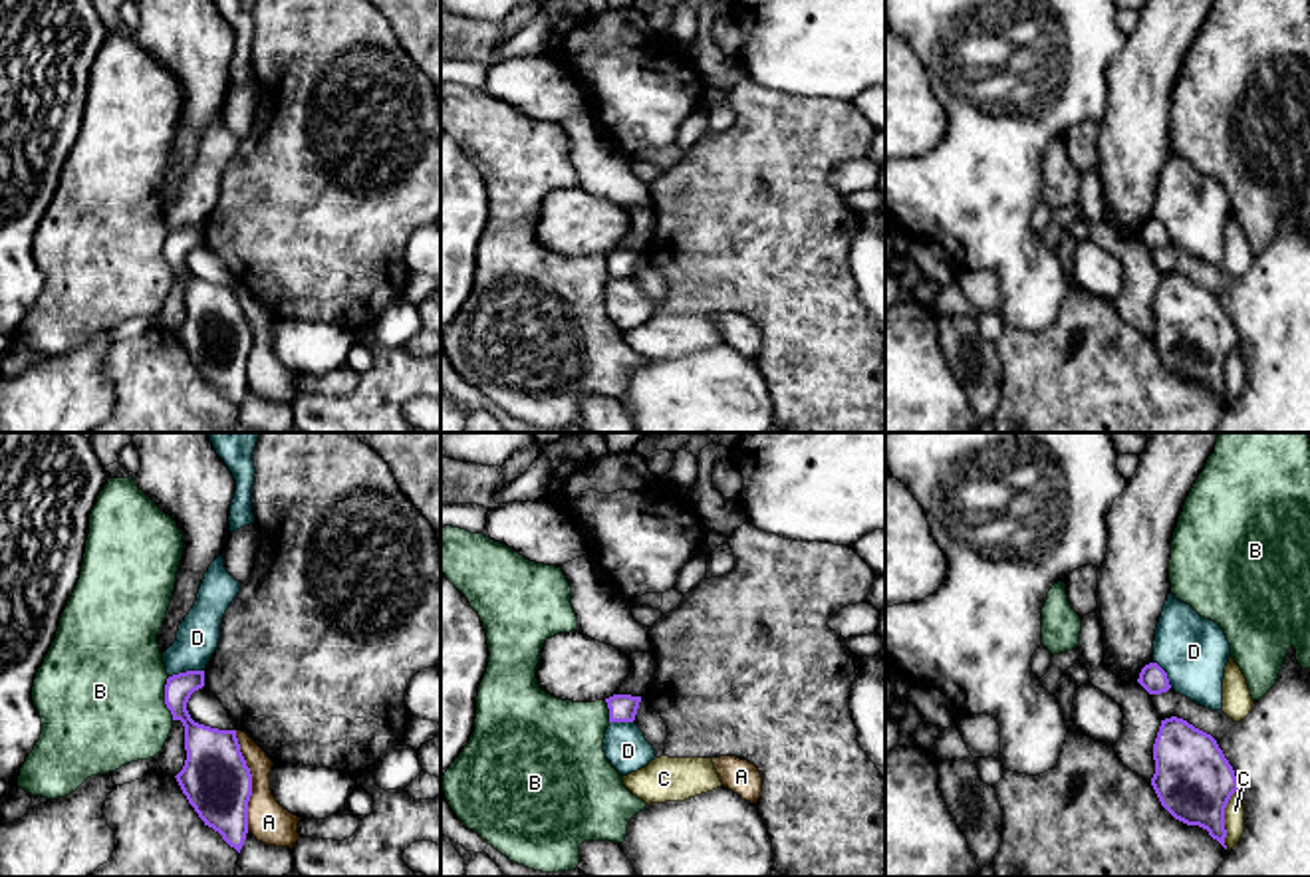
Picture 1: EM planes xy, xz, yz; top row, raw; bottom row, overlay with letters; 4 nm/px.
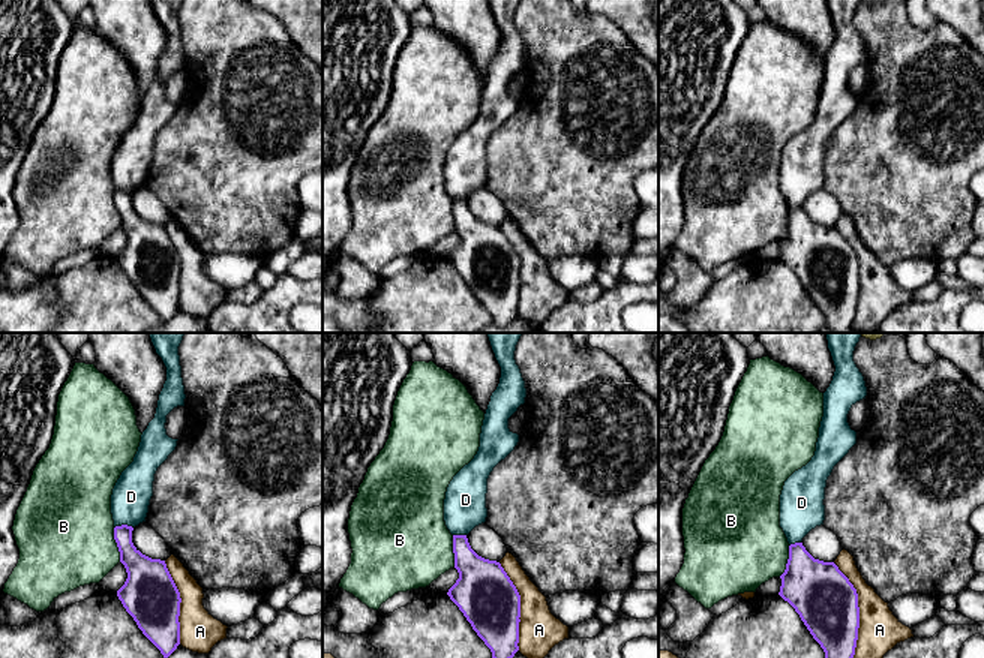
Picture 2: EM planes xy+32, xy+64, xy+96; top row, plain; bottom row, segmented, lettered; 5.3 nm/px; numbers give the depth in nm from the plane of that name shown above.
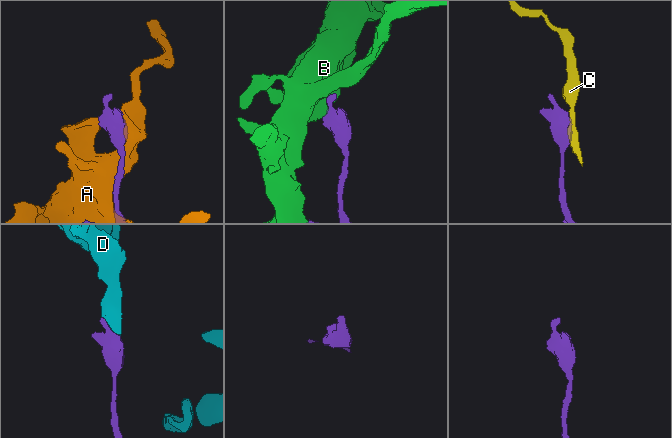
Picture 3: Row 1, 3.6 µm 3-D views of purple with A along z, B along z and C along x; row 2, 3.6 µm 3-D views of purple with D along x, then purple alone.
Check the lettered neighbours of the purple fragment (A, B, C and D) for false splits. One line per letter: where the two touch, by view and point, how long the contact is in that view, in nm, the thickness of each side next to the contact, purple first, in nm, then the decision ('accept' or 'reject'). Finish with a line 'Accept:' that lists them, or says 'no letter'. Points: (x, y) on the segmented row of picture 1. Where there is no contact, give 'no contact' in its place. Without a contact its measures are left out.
A: contact xy (251, 780); length 420 nm; calibres 280 and 170 nm; reject
B: contact xy (165, 699); length 180 nm; calibres 160 and 500 nm; reject
C: contact yz (1223, 818); length 260 nm; calibres 320 and 80 nm; reject
D: contact xy (187, 671); length 150 nm; calibres 110 and 170 nm; reject
Accept: no letter

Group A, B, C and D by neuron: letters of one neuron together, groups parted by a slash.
A / B / C / D

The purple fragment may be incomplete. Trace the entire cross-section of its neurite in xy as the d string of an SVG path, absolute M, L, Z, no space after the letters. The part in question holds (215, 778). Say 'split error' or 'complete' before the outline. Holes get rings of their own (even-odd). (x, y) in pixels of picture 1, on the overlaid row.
complete; M204 671L167 679L165 704L185 726L187 760L175 776L204 825L212 827L238 853L248 833L252 774L240 752L236 730L218 730L191 718L187 702L204 687Z

